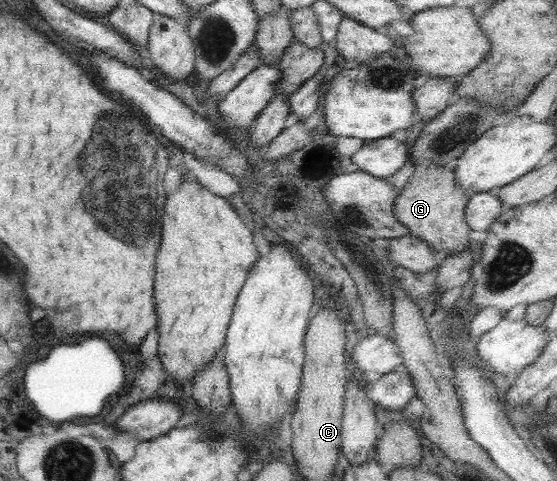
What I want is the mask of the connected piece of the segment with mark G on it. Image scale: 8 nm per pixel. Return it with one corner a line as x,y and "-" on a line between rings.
419,162
414,165
411,176
393,200
393,213
395,219
407,229
407,234
421,239
435,251
439,264
445,257
461,252
468,246
470,228
465,224
464,217
467,200
463,189
455,183
452,164

